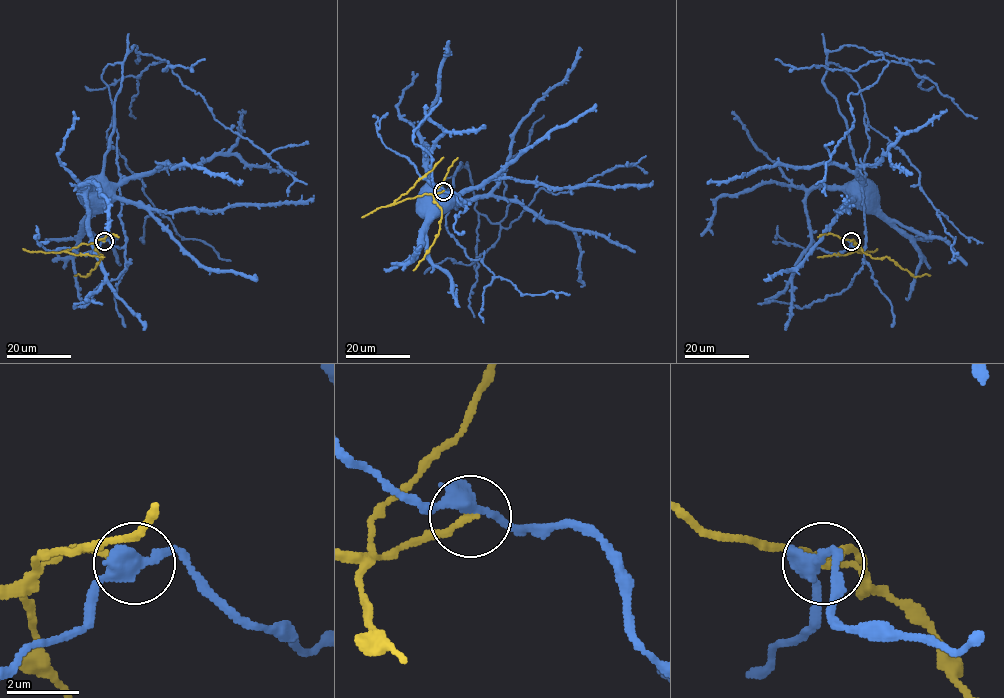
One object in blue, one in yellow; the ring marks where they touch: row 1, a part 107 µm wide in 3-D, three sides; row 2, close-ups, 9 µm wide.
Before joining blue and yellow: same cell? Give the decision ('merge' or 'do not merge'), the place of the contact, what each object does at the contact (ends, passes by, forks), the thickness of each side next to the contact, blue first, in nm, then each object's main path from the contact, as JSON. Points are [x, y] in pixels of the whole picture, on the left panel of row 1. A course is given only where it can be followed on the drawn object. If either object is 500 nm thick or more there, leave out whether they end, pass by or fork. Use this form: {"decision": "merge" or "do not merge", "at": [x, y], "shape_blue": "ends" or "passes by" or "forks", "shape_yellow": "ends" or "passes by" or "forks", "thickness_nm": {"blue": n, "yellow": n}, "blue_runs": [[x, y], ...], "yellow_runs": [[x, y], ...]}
{"decision": "do not merge", "at": [104, 241], "shape_blue": "passes by", "shape_yellow": "ends", "thickness_nm": {"blue": 440, "yellow": 200}, "blue_runs": [[104, 241], [120, 248], [126, 242], [120, 218], [121, 194], [118, 186], [104, 180], [91, 181]], "yellow_runs": [[104, 241], [98, 239], [55, 252], [65, 250], [104, 257]]}

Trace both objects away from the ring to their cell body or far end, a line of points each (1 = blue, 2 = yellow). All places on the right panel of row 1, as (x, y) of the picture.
1: (850, 241), (853, 246), (863, 248), (866, 242), (863, 194), (855, 180), (858, 181)
2: (850, 241), (853, 239), (863, 252), (817, 257)

